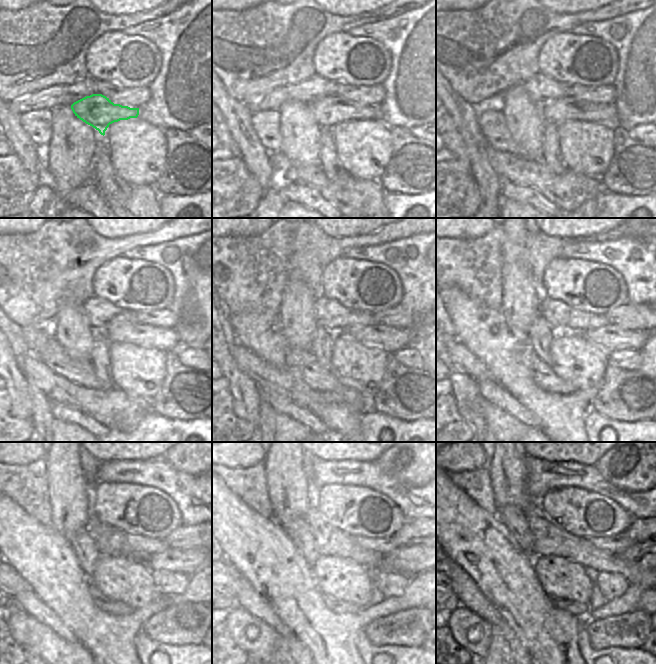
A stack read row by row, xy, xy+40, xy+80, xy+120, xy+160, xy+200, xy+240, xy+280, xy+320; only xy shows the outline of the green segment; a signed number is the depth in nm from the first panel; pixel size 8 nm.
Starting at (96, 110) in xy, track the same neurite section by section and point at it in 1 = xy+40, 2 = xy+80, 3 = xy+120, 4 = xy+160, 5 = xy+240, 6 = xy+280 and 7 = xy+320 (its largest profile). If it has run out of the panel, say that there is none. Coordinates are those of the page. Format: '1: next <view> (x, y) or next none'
1: next xy+40 (330, 110)
2: next xy+80 (559, 111)
3: next xy+120 (164, 339)
4: next xy+160 (388, 339)
5: next xy+240 (188, 562)
6: next xy+280 (411, 560)
7: next xy+320 (639, 555)

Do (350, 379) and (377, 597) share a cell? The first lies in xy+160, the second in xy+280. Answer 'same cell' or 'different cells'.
different cells

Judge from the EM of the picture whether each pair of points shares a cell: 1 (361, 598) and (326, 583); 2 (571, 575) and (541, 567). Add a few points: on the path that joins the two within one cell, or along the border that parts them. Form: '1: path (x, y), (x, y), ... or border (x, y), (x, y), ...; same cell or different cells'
1: path (352, 589), (346, 583), (335, 583); same cell
2: path (564, 572), (552, 572), (548, 569); same cell

